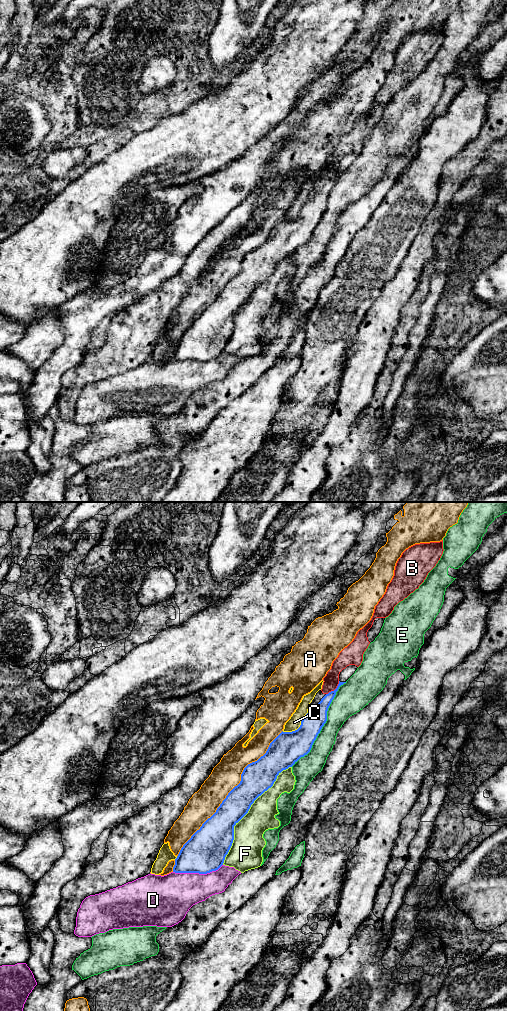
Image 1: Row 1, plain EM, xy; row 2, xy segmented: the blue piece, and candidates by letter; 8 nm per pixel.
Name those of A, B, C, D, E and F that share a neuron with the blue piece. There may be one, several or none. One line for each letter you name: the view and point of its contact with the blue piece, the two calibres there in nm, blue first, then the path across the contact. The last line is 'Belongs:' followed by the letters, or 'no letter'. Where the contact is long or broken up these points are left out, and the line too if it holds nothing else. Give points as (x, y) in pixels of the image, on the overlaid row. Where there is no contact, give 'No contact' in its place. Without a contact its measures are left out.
B: Touches blue at xy (335, 689). Thickness 140 nm (blue) against 120 nm. Path across: xy (318, 715), (325, 701), (335, 689), (331, 685), (331, 680)
Belongs: B

